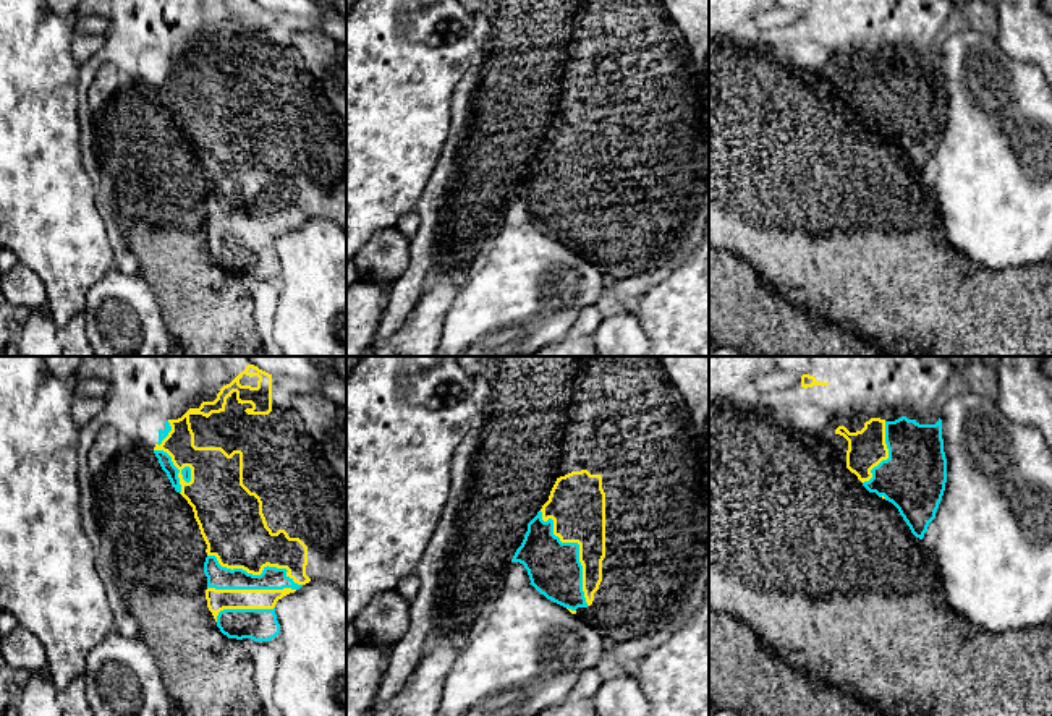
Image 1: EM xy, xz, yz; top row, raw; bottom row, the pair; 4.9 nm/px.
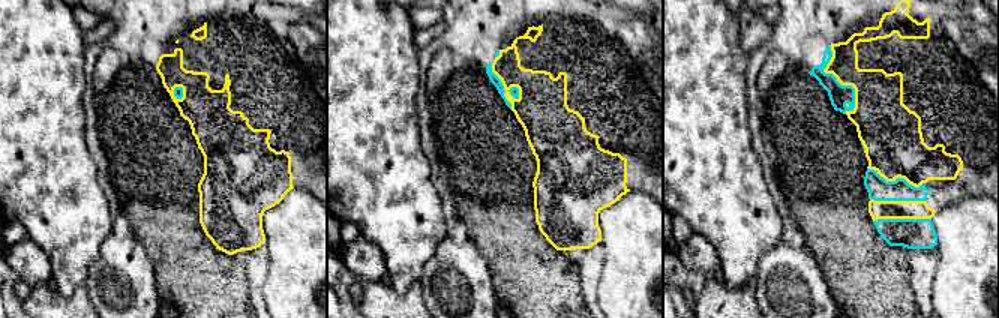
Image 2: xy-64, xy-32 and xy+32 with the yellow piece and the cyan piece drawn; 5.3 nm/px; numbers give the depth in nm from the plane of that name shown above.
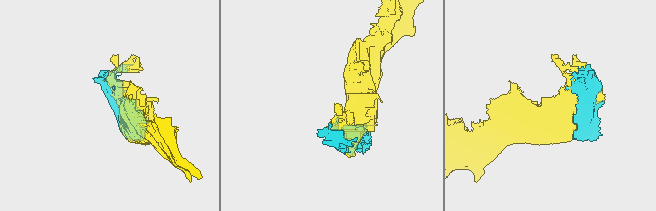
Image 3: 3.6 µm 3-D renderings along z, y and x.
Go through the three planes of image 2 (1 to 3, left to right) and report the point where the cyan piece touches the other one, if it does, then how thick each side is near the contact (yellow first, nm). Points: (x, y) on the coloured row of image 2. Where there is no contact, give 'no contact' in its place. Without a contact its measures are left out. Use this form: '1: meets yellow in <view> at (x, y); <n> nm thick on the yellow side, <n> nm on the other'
1: meets yellow in xy-64 at (173, 93); 240 nm thick on the yellow side, 50 nm on the other
2: meets yellow in xy-32 at (503, 84); 280 nm thick on the yellow side, 50 nm on the other
3: meets yellow in xy+32 at (837, 80); 260 nm thick on the yellow side, 110 nm on the other

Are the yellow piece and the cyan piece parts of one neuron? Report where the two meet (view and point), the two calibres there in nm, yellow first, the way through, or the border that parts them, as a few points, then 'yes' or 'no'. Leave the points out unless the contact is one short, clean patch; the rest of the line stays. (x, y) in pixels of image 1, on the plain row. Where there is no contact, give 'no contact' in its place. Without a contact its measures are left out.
xz (580, 185) | 280/260 nm | no

